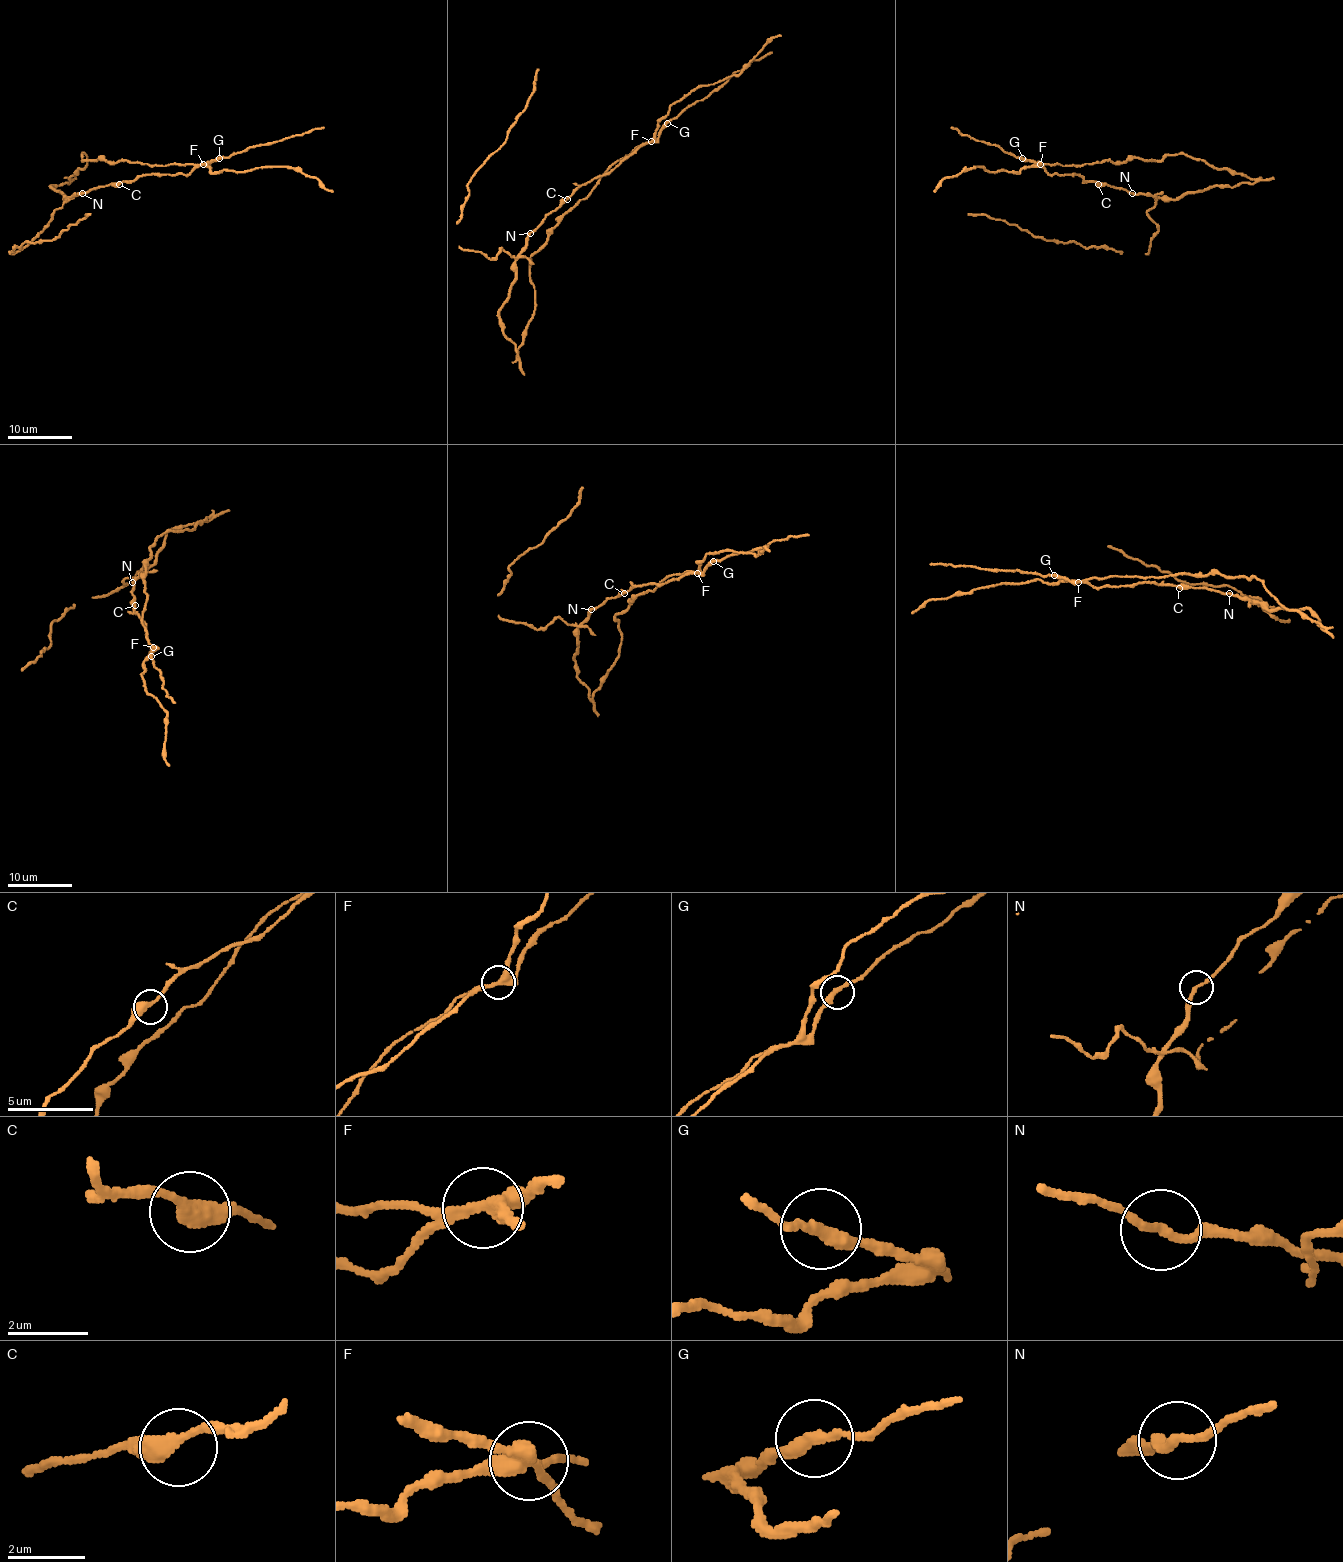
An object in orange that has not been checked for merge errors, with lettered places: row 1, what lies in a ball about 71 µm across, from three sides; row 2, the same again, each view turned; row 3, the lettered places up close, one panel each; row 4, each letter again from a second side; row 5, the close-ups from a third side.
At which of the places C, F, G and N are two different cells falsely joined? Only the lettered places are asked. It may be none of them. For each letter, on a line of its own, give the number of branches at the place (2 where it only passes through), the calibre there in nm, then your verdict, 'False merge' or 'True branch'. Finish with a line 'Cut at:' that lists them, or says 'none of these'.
C: Branches: 2. Thickness 380 nm. True branch
F: Branches: 3. Thickness 340 nm. False merge
G: Branches: 2. Thickness 300 nm. True branch
N: Branches: 2. Thickness 200 nm. False merge
Cut at: F, N

